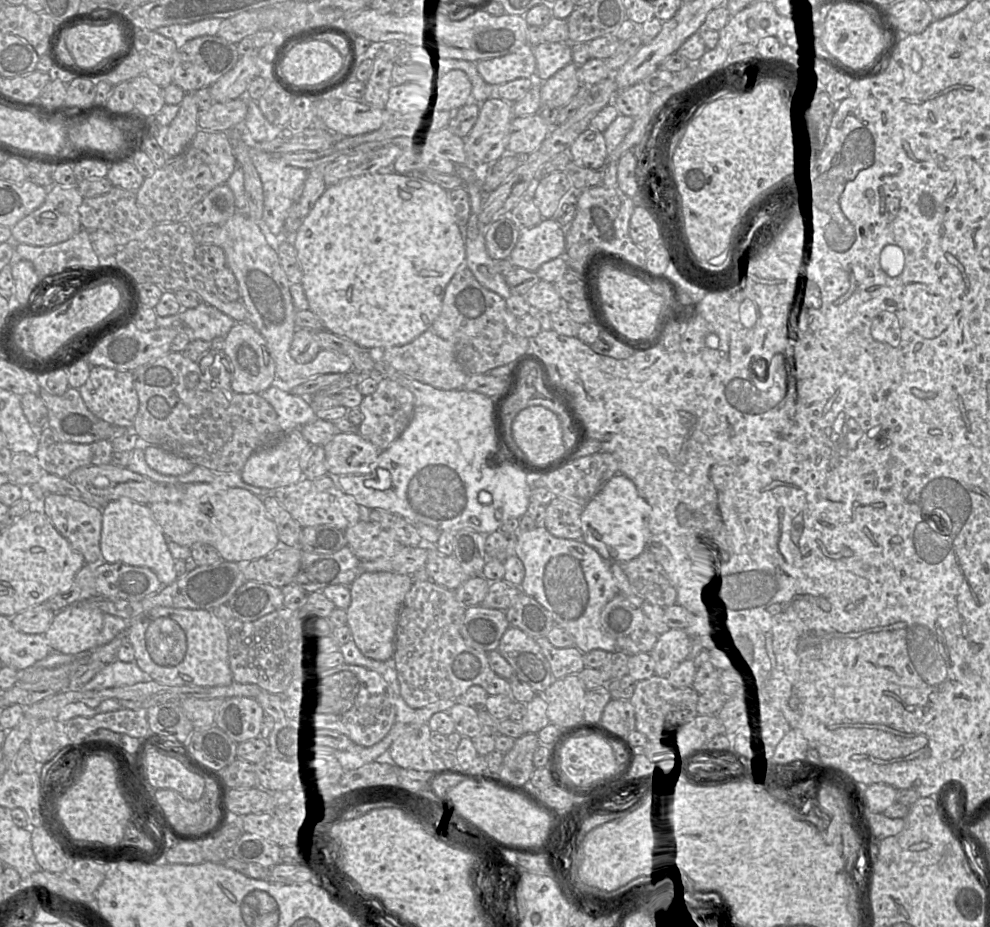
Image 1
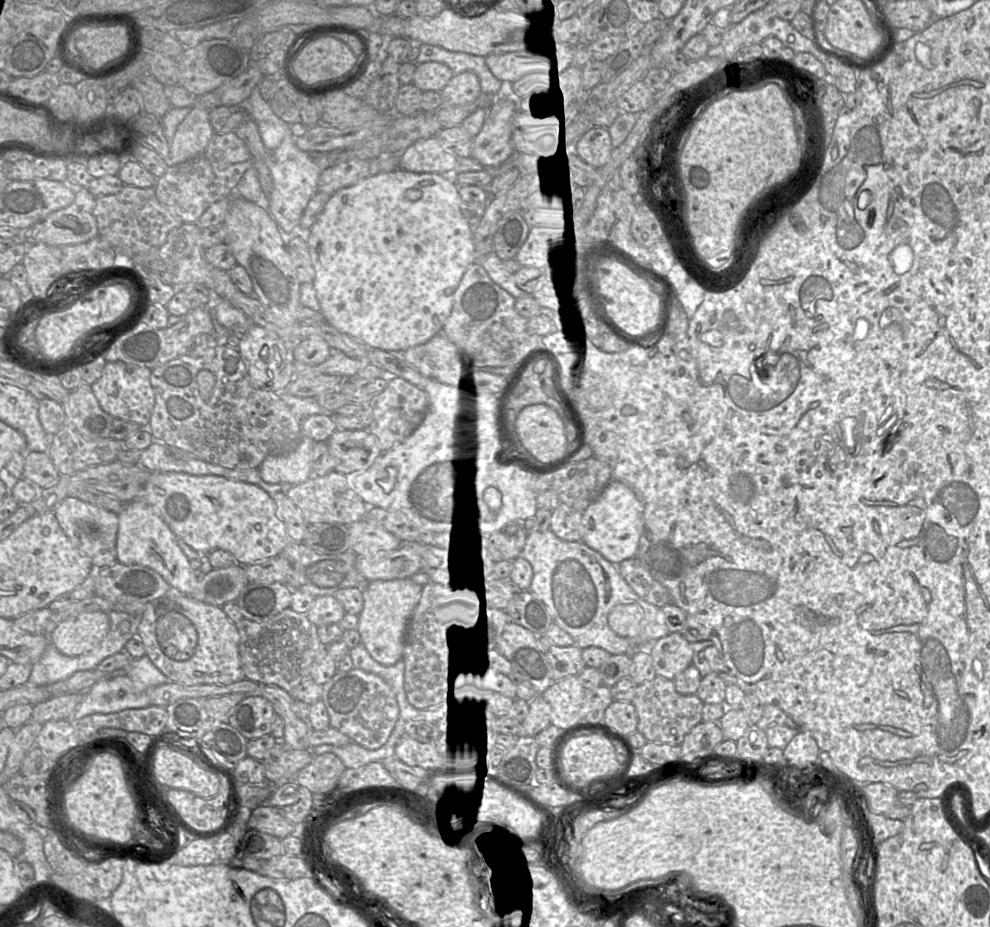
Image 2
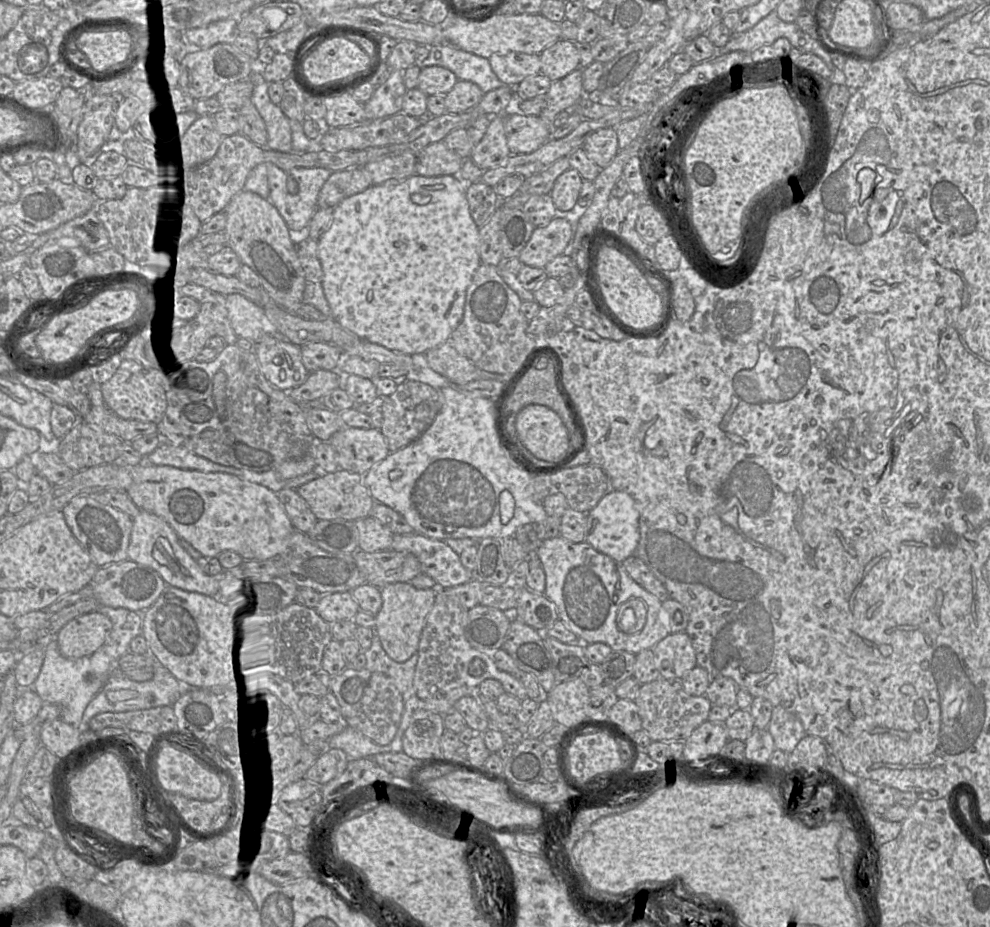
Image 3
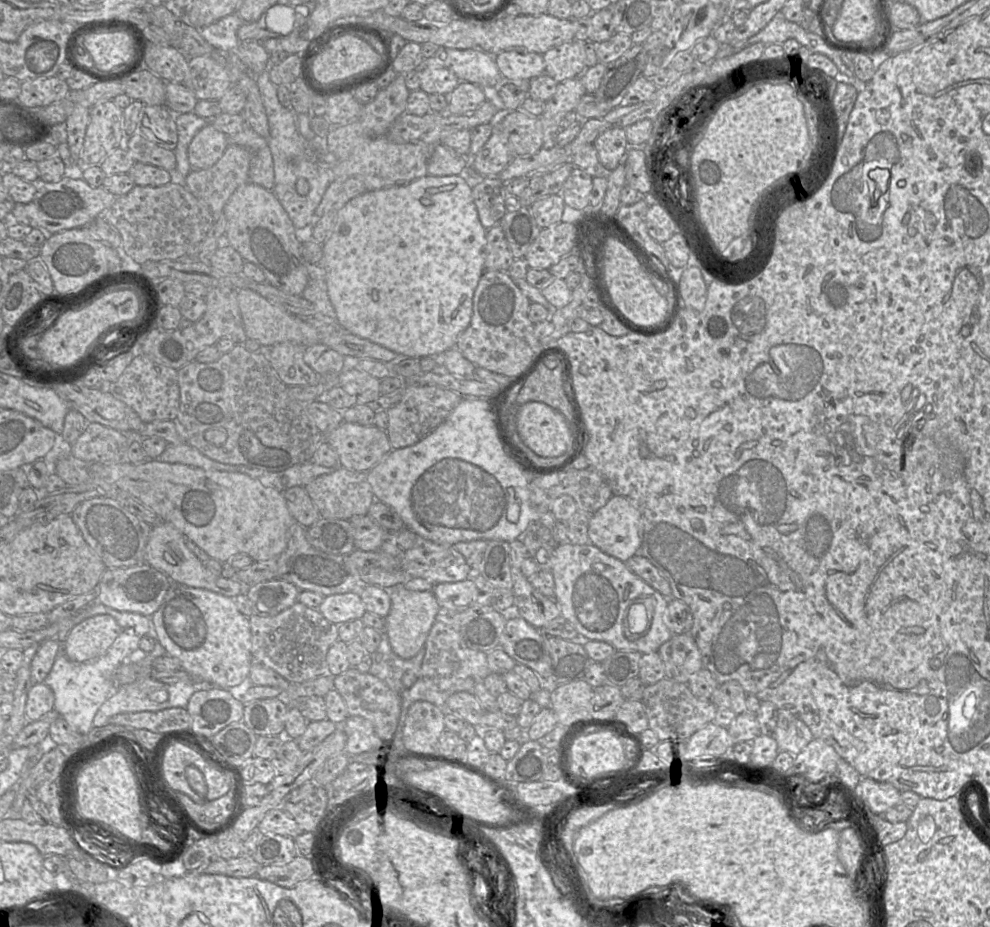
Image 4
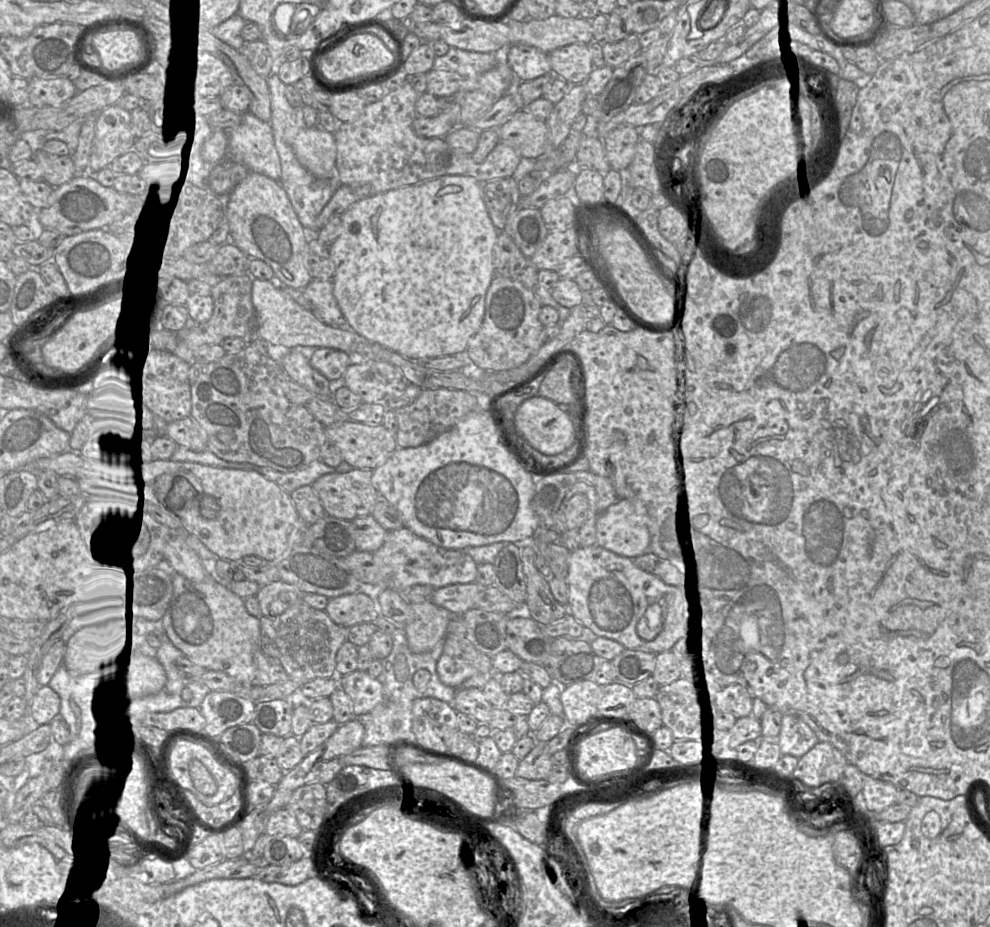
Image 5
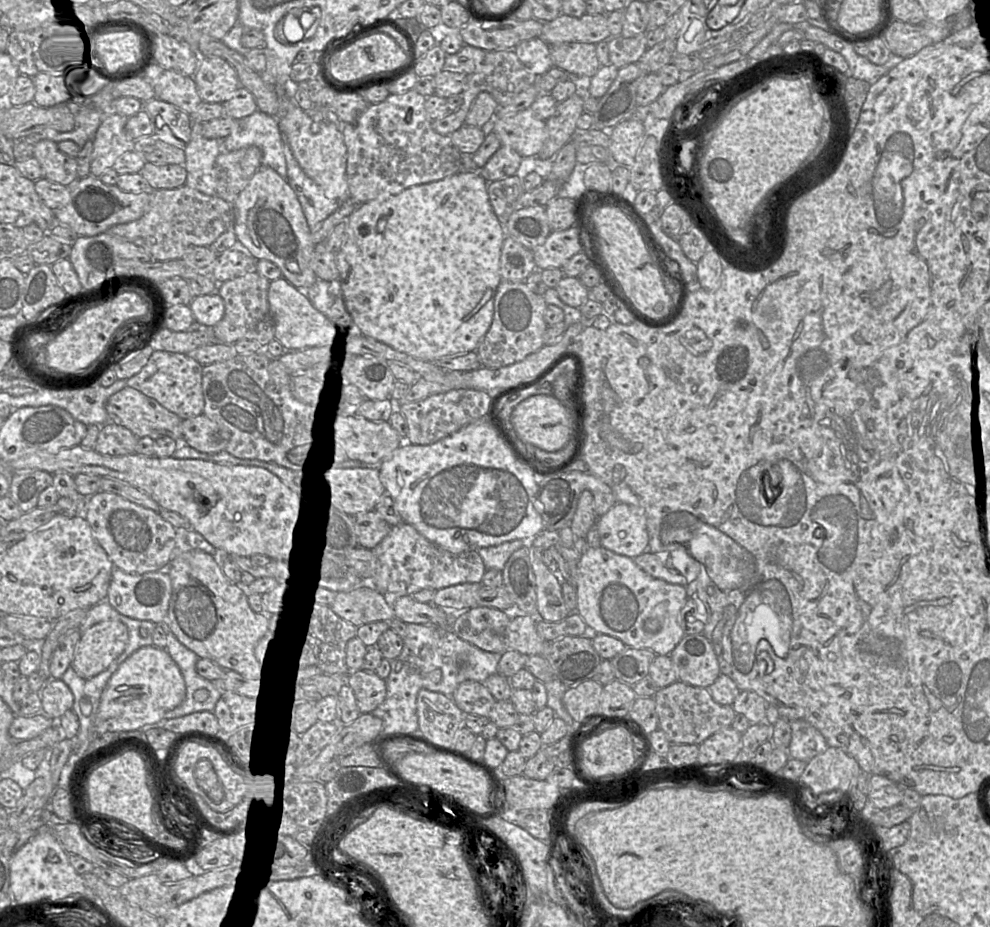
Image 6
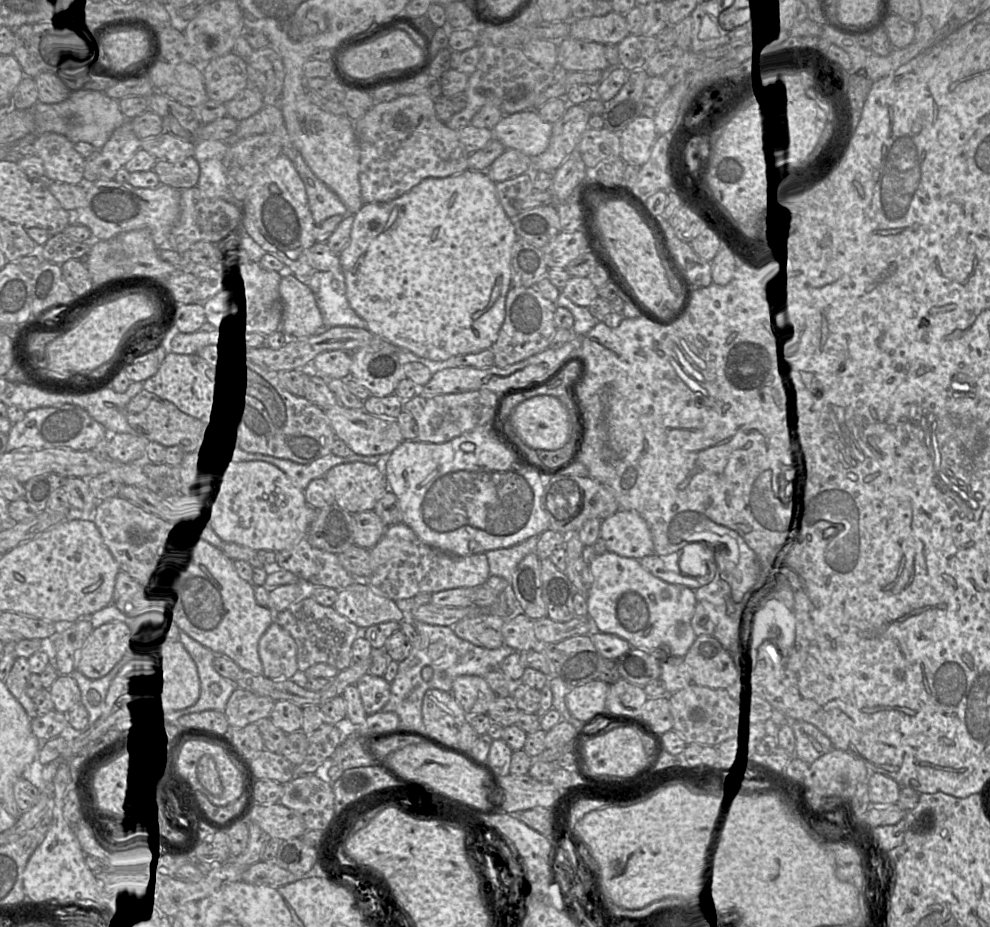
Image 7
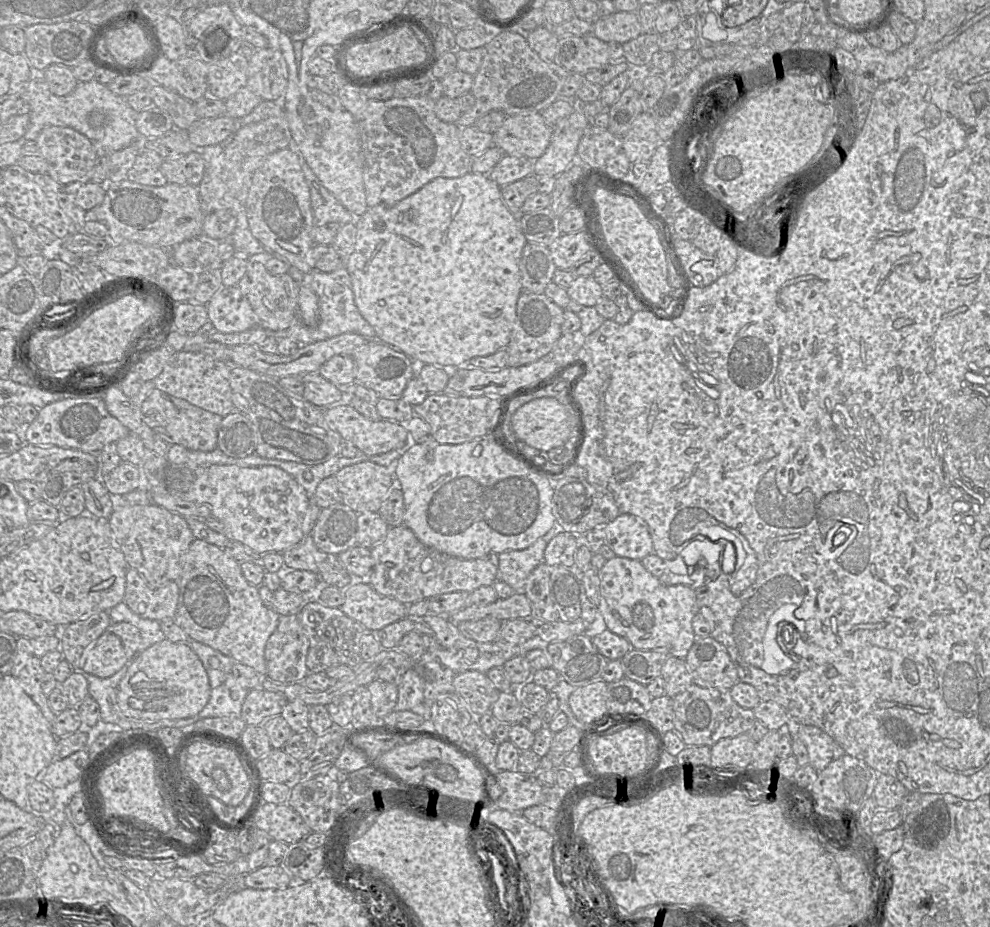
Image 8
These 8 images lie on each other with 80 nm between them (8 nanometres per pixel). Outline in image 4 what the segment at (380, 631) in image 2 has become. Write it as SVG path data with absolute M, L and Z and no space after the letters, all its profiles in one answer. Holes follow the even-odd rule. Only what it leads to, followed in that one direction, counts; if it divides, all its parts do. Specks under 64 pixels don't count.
M404 585L387 589L391 597L391 609L385 617L385 634L393 652L402 659L413 658L425 647L428 634L441 606L432 591L413 591Z

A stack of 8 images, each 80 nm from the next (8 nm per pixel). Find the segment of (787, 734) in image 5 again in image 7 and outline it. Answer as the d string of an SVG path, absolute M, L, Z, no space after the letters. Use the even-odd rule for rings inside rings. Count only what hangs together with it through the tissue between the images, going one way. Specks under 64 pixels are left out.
M791 722L796 740L794 757L812 764L834 749L830 739L814 725L803 722Z

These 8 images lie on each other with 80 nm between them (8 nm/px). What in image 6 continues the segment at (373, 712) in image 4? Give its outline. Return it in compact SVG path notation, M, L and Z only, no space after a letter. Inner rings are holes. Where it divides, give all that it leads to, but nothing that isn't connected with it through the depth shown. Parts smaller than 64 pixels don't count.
M358 670L348 673L347 685L353 690L361 714L372 713L385 699L385 680L374 672Z

